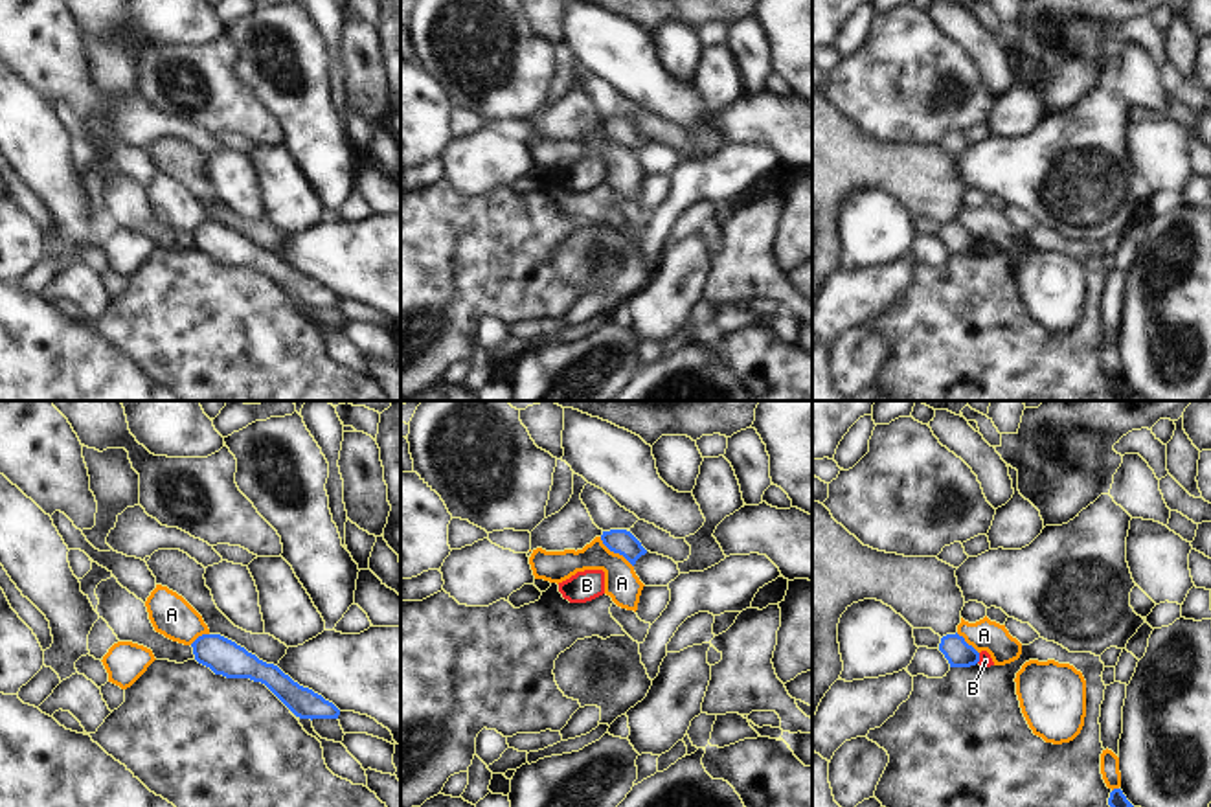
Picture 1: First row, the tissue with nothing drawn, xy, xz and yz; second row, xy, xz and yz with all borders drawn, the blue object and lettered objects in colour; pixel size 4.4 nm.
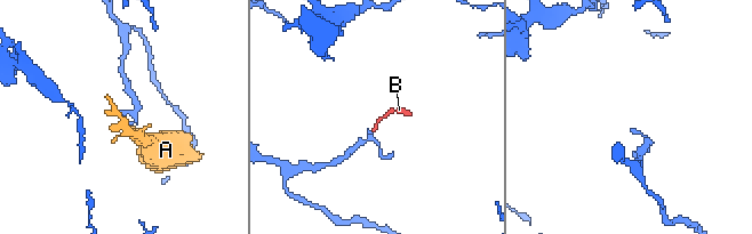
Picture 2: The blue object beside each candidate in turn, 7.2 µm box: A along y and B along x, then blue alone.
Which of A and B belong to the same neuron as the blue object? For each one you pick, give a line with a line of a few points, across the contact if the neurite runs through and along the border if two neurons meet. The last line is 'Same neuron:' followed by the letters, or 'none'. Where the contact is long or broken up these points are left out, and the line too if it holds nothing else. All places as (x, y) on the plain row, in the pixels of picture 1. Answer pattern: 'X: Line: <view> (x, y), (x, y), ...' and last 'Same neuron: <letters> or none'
Same neuron: none

